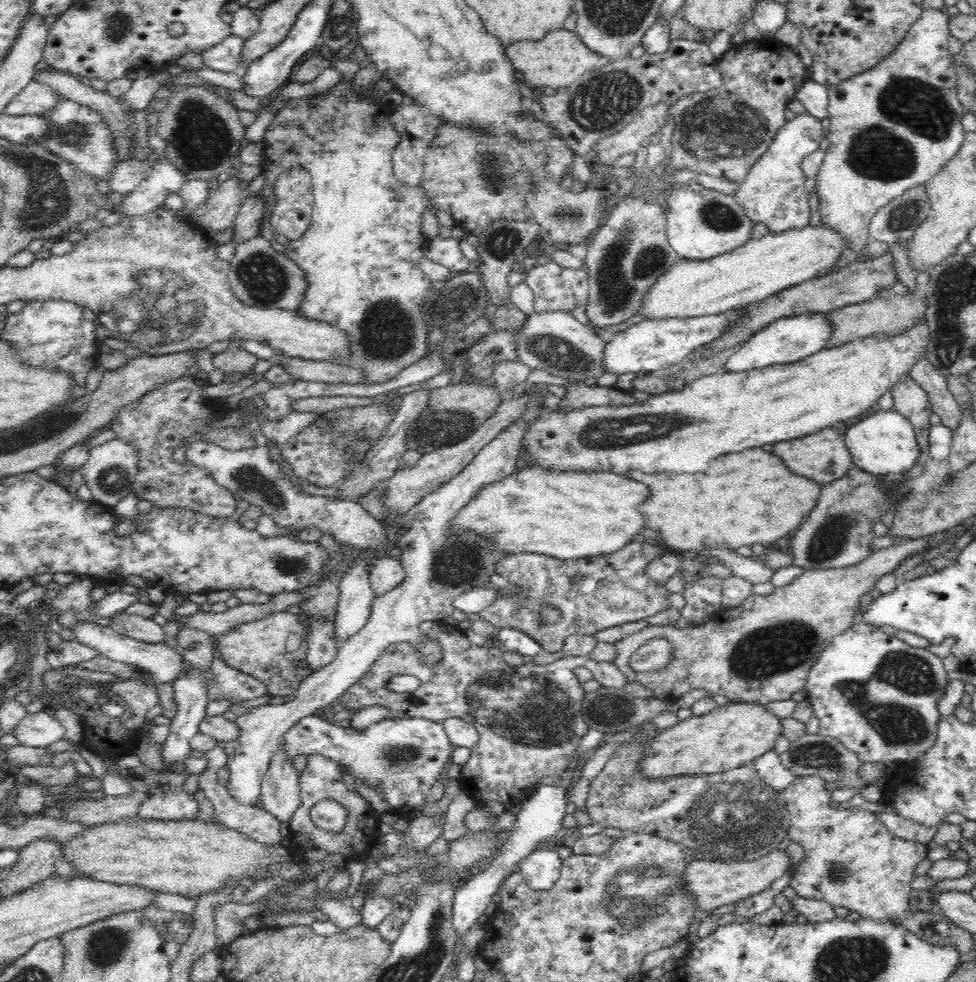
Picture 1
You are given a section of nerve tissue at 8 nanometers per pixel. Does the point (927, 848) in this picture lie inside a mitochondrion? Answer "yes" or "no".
no

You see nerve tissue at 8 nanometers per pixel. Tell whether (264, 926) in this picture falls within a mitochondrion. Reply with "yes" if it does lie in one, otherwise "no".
no

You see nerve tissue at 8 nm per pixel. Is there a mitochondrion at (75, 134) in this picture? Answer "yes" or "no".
yes

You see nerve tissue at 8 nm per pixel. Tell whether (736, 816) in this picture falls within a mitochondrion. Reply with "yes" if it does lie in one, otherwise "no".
yes

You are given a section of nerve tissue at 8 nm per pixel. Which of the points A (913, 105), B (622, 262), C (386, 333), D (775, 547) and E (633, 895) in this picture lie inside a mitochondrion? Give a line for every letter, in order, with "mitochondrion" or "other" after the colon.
A: mitochondrion
B: mitochondrion
C: mitochondrion
D: other
E: mitochondrion

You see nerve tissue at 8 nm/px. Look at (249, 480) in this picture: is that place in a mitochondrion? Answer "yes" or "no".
yes

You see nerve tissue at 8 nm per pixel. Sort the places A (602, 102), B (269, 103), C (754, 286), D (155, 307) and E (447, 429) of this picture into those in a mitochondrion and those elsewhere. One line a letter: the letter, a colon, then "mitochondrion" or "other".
A: mitochondrion
B: other
C: other
D: mitochondrion
E: mitochondrion

